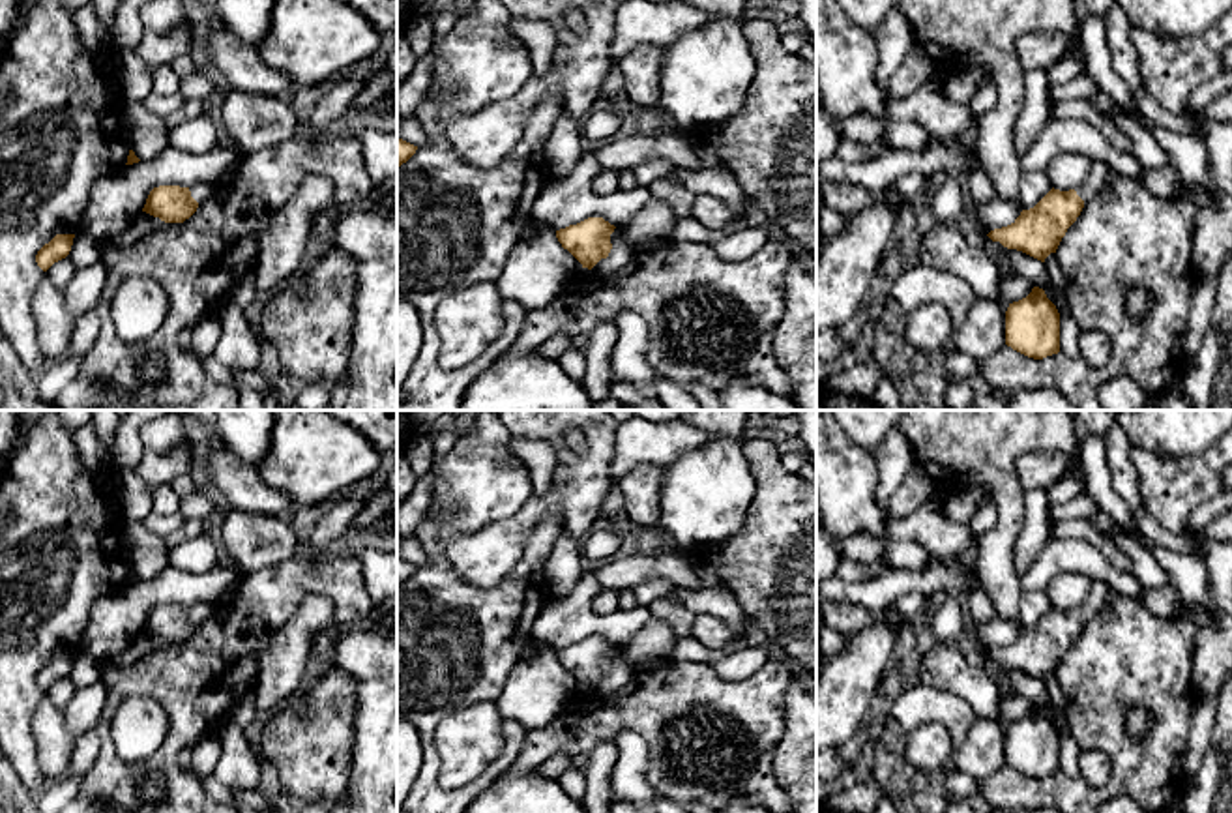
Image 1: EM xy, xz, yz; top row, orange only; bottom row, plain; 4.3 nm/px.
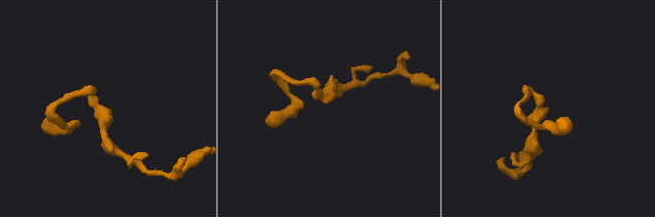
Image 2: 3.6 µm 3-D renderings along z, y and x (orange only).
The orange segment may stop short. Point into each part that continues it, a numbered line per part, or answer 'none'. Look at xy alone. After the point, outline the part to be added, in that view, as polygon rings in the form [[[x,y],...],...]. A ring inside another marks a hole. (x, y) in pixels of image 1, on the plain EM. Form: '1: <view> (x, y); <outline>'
1: xy (201, 611); [[[197,603],[197,605],[189,607],[189,611],[191,611],[191,616],[193,616],[198,624],[202,624],[202,622],[206,622],[206,620],[212,616],[213,607],[208,605],[208,603]]]

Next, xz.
1: xz (620, 675); [[[614,665],[607,678],[601,678],[592,691],[597,695],[612,695],[620,691],[633,676],[633,669],[627,665]]]

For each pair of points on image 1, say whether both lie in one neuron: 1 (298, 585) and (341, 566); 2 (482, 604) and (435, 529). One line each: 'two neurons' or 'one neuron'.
1: one neuron
2: one neuron

